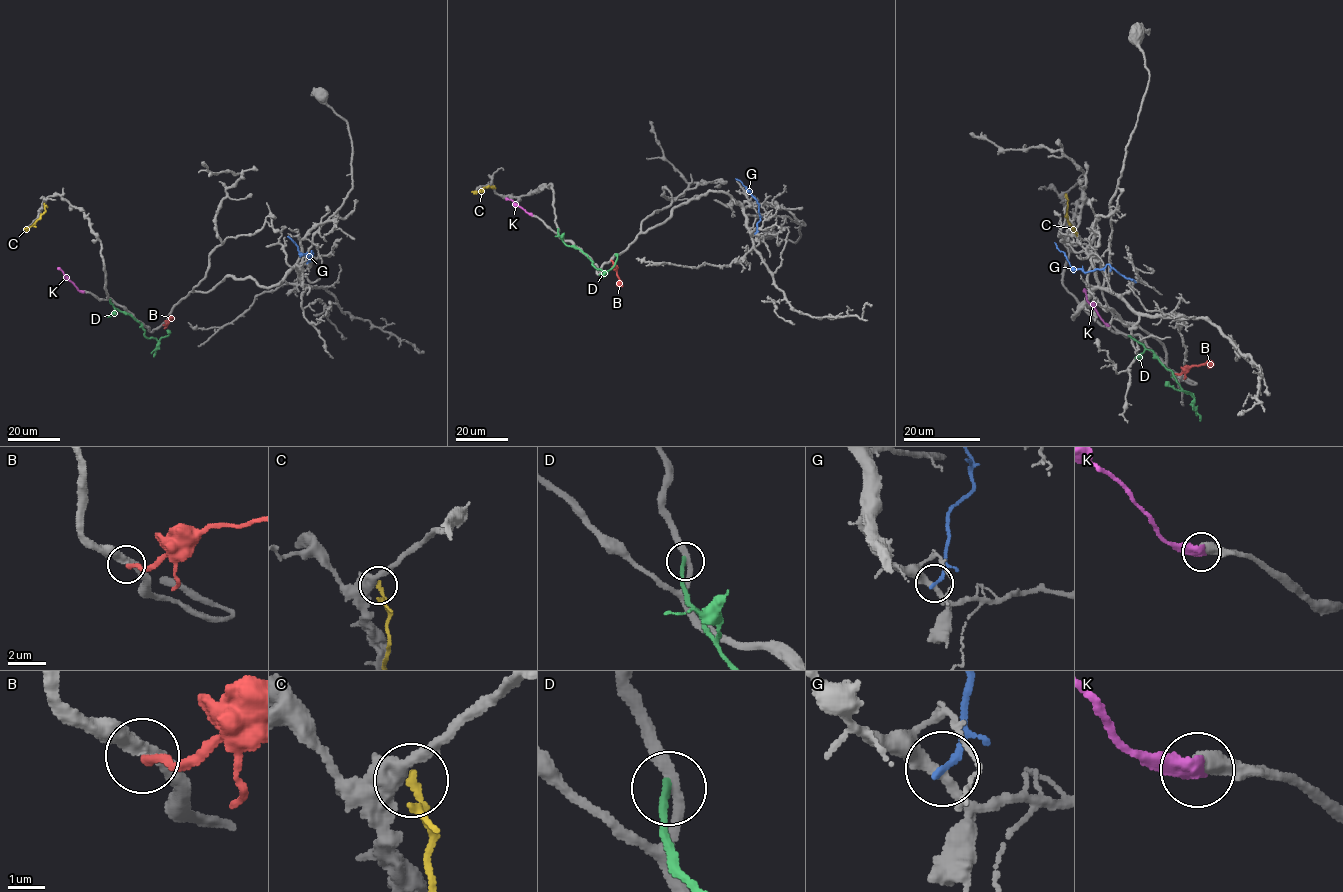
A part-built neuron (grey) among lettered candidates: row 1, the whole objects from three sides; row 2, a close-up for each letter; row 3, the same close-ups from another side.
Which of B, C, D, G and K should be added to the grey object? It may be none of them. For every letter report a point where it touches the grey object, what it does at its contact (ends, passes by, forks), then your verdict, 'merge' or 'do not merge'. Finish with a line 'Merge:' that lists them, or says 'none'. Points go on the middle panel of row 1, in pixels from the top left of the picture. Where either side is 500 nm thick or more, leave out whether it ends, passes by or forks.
B: meets grey at (611, 260); it ends there; do not merge
C: meets grey at (492, 186); do not merge
D: meets grey at (558, 229); it ends there; do not merge
G: meets grey at (755, 233); it ends there; do not merge
K: meets grey at (531, 214); do not merge
Merge: none

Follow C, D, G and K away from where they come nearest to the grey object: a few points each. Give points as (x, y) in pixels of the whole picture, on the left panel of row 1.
C: (44, 203), (45, 211), (24, 229)
D: (110, 299), (115, 308), (130, 314), (141, 324), (148, 338), (159, 340), (169, 334), (167, 330)
G: (307, 263), (312, 255), (311, 250), (307, 256), (301, 254), (288, 236)
K: (83, 292), (57, 267)

